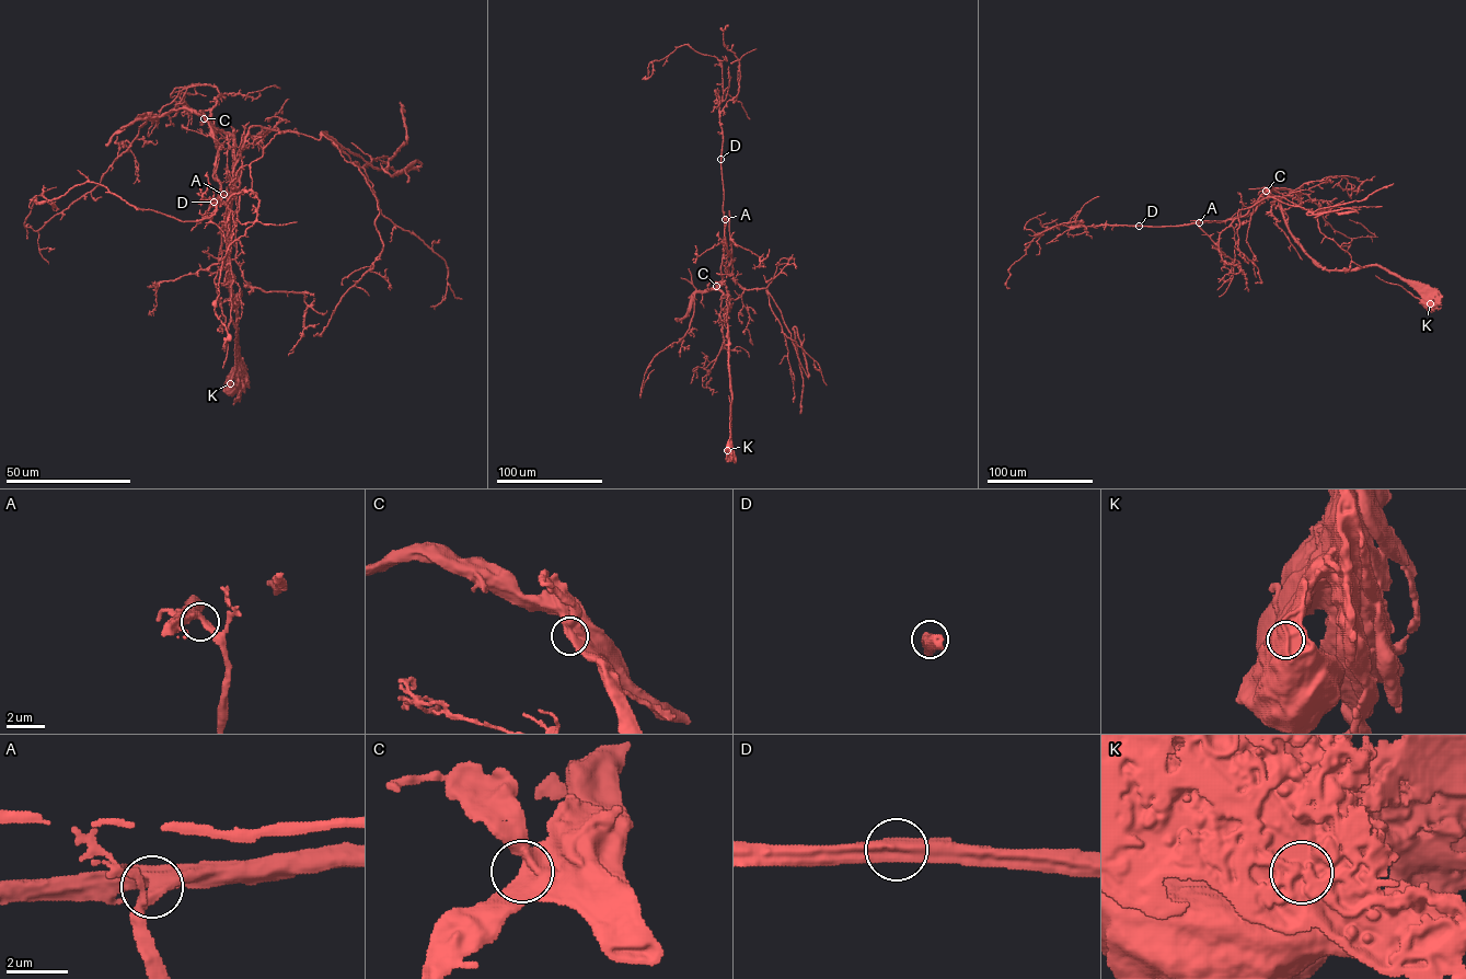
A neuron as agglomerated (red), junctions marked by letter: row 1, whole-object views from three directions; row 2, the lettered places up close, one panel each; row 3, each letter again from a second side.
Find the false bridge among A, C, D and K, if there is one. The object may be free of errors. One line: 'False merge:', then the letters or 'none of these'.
False merge: K

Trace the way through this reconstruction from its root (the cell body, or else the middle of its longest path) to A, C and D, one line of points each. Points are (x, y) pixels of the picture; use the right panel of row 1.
A: (1427, 304), (1410, 285), (1380, 266), (1323, 268), (1296, 242), (1281, 202), (1268, 192), (1246, 216), (1199, 222)
C: (1427, 304), (1410, 285), (1380, 266), (1323, 268), (1296, 242), (1284, 219), (1281, 202), (1266, 191)
D: (1427, 304), (1410, 285), (1380, 266), (1323, 268), (1296, 242), (1281, 202), (1268, 192), (1246, 216), (1139, 226)

